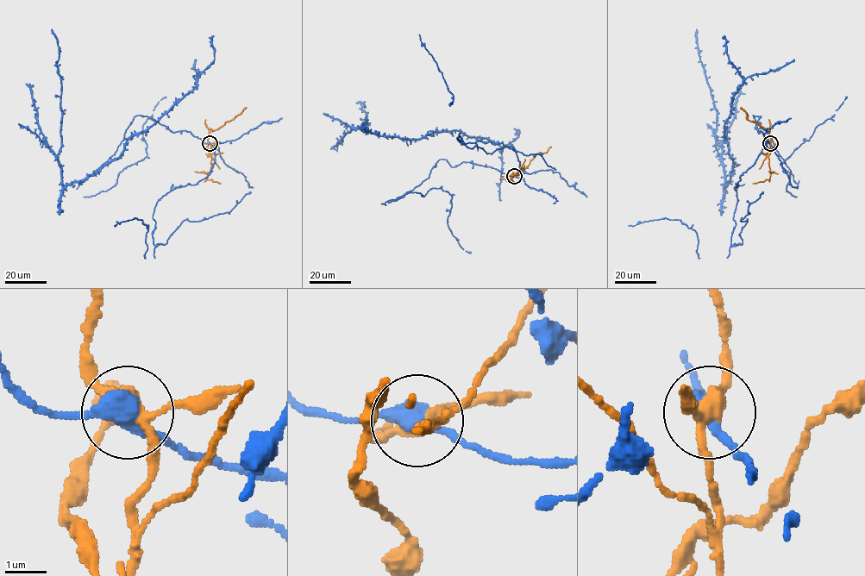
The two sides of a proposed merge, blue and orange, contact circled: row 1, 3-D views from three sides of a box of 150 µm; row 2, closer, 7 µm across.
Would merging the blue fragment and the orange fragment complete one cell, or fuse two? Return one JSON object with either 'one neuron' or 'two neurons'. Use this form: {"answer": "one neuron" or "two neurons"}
{"answer": "two neurons"}

